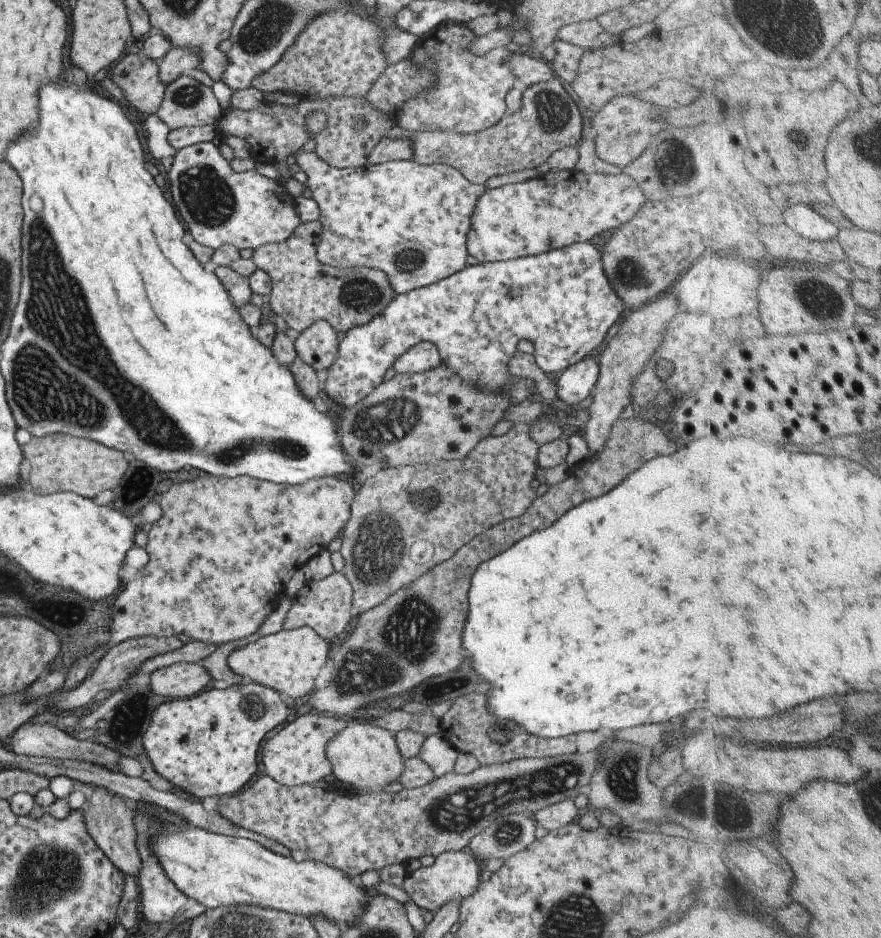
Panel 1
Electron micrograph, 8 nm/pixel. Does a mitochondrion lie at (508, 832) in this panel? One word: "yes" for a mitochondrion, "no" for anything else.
yes

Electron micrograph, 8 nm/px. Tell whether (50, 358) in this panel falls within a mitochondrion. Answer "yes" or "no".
yes

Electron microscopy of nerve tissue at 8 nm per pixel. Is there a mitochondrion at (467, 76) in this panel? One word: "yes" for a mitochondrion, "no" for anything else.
no

